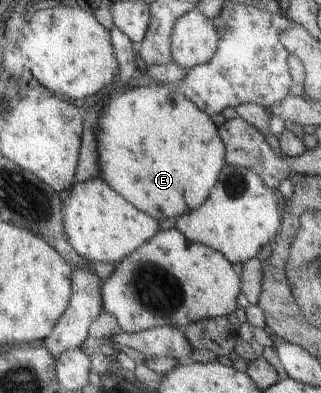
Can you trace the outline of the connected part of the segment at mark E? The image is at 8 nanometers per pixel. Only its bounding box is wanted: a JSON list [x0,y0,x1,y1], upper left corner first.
[94,83,225,221]

